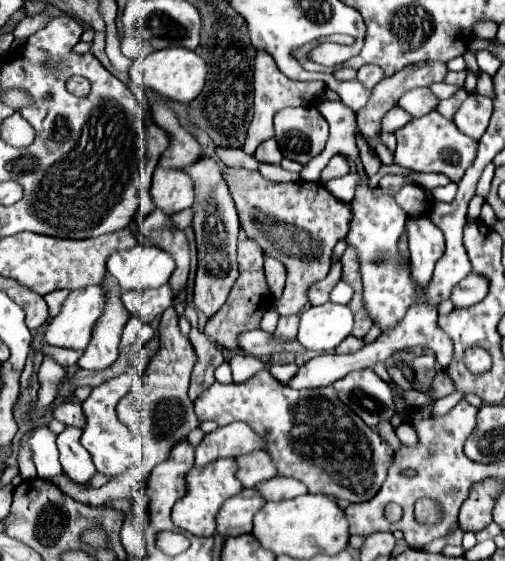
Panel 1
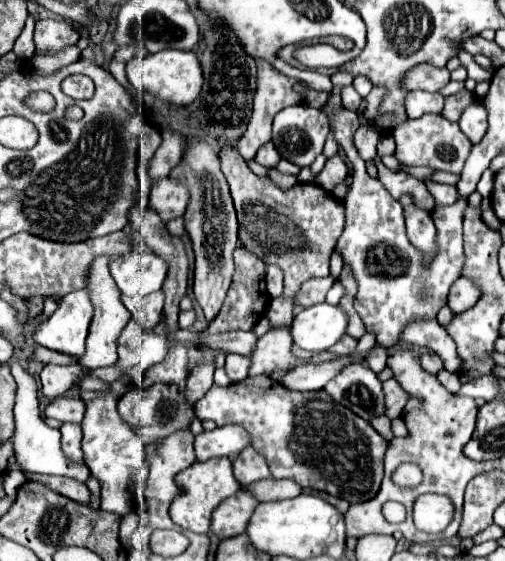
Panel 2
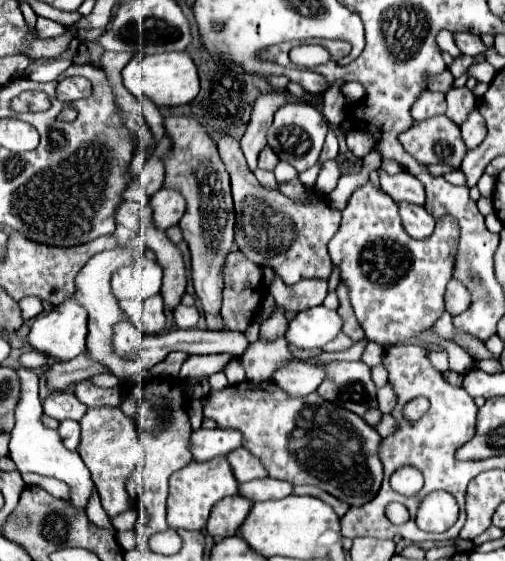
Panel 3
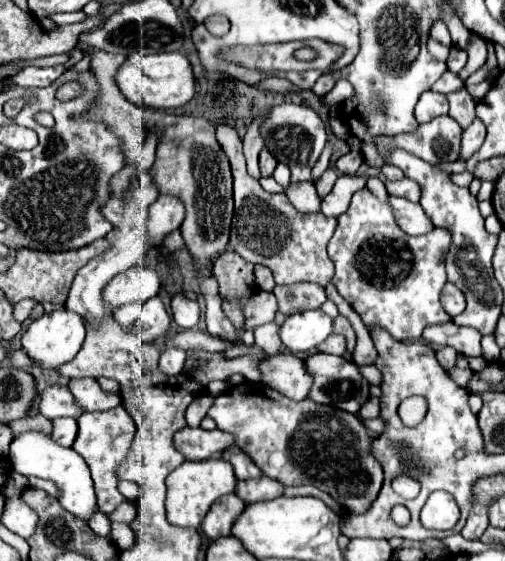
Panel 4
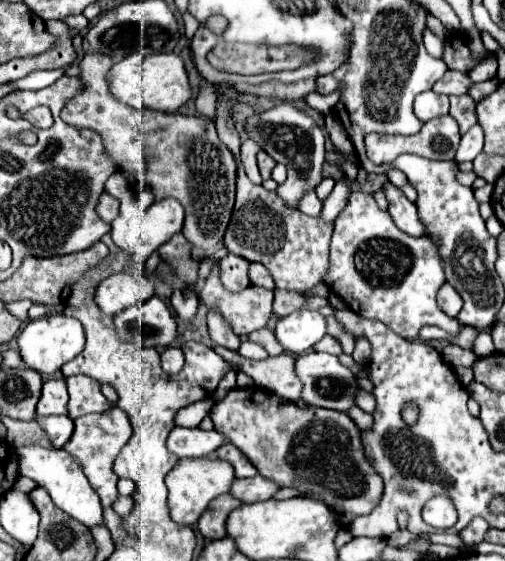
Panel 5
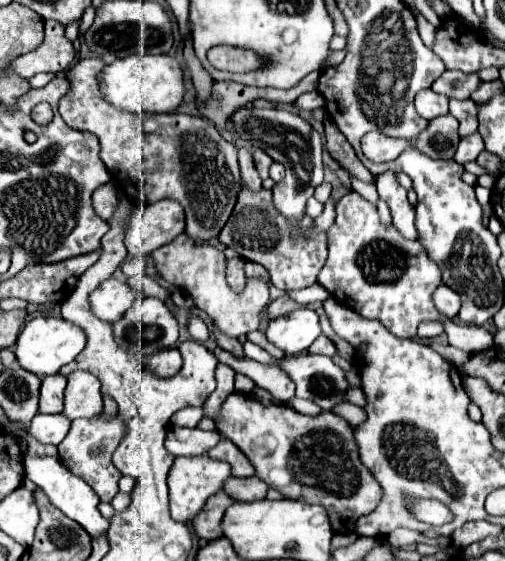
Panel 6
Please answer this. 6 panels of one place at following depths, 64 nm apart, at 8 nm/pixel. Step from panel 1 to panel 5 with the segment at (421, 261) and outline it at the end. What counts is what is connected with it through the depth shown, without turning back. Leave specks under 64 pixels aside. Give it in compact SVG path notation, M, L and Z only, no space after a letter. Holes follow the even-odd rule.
M384 182L382 184L382 194L386 196L388 200L388 212L394 220L394 224L406 232L408 236L422 236L424 234L424 226L422 222L418 220L418 212L416 212L416 206L402 194L400 188L396 188L392 182Z

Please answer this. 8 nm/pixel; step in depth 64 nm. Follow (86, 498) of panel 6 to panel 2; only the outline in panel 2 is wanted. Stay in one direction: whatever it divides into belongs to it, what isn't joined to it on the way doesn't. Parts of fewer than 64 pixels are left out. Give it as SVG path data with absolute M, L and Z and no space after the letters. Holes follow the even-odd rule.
M16 358L12 360L12 376L16 378L18 392L16 392L16 406L14 406L14 420L16 430L10 438L14 448L14 458L22 472L36 472L36 474L52 474L52 476L68 476L76 482L86 484L90 478L90 470L82 464L76 464L72 460L66 460L62 448L60 448L60 432L56 428L50 428L44 424L40 416L40 402L38 402L38 384L32 374L28 374L22 366L16 364Z

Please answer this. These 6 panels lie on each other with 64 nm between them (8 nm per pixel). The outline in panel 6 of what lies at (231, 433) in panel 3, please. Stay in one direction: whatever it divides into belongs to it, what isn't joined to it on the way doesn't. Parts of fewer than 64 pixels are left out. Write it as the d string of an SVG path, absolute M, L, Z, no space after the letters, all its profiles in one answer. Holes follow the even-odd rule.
M170 428L166 436L166 450L174 456L200 456L216 446L220 434L216 430L204 432L200 428Z

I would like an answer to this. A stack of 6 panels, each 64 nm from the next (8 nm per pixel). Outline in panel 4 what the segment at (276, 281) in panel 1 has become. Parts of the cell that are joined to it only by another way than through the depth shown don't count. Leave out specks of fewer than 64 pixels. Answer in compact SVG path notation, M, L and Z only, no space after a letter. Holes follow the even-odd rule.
M292 284L292 286L276 286L274 296L278 300L278 310L286 316L294 312L304 312L312 308L320 308L326 302L324 288L318 284Z

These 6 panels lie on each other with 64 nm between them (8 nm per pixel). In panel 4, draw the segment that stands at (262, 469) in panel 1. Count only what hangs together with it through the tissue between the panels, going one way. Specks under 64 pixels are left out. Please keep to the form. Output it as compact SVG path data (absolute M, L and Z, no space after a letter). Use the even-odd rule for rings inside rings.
M232 446L232 448L226 448L222 452L222 458L228 460L232 466L234 466L234 474L238 480L248 480L248 478L260 478L262 472L260 468L250 460L248 454L244 454L238 446Z

